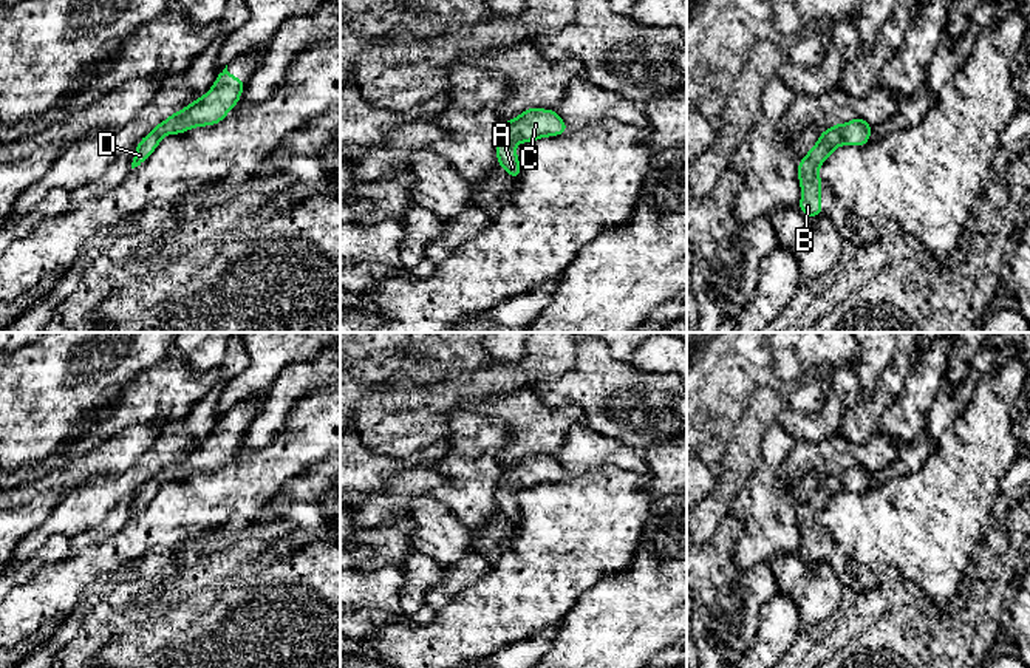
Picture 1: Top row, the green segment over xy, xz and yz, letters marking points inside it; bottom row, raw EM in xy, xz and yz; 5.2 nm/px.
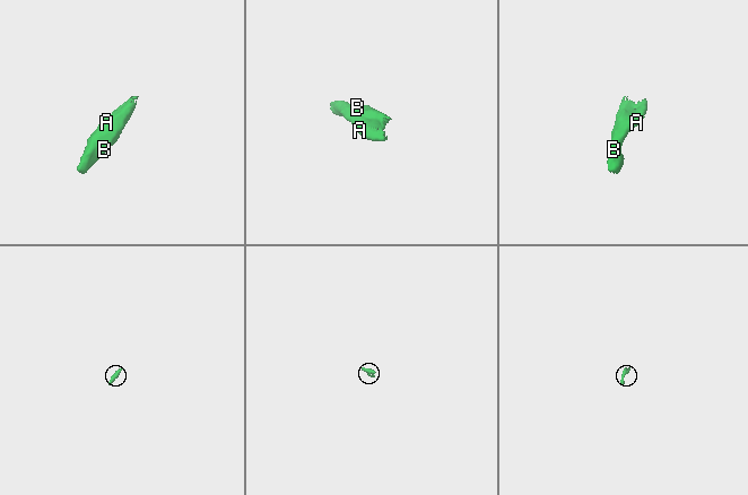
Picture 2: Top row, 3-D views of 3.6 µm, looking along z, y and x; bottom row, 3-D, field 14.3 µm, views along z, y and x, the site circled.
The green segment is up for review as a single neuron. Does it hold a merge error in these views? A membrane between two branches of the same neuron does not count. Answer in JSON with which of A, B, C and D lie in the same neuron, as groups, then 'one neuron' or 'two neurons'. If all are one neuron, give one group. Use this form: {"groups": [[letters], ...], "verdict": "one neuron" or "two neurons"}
{"groups": [["A", "B", "C", "D"]], "verdict": "one neuron"}

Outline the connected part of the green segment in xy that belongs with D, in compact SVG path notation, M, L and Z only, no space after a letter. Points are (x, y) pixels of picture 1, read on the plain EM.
M227 411L218 419L212 435L186 455L175 458L164 469L139 487L131 515L141 512L159 492L165 481L186 479L193 473L220 470L226 461L238 450L246 430L227 418Z

